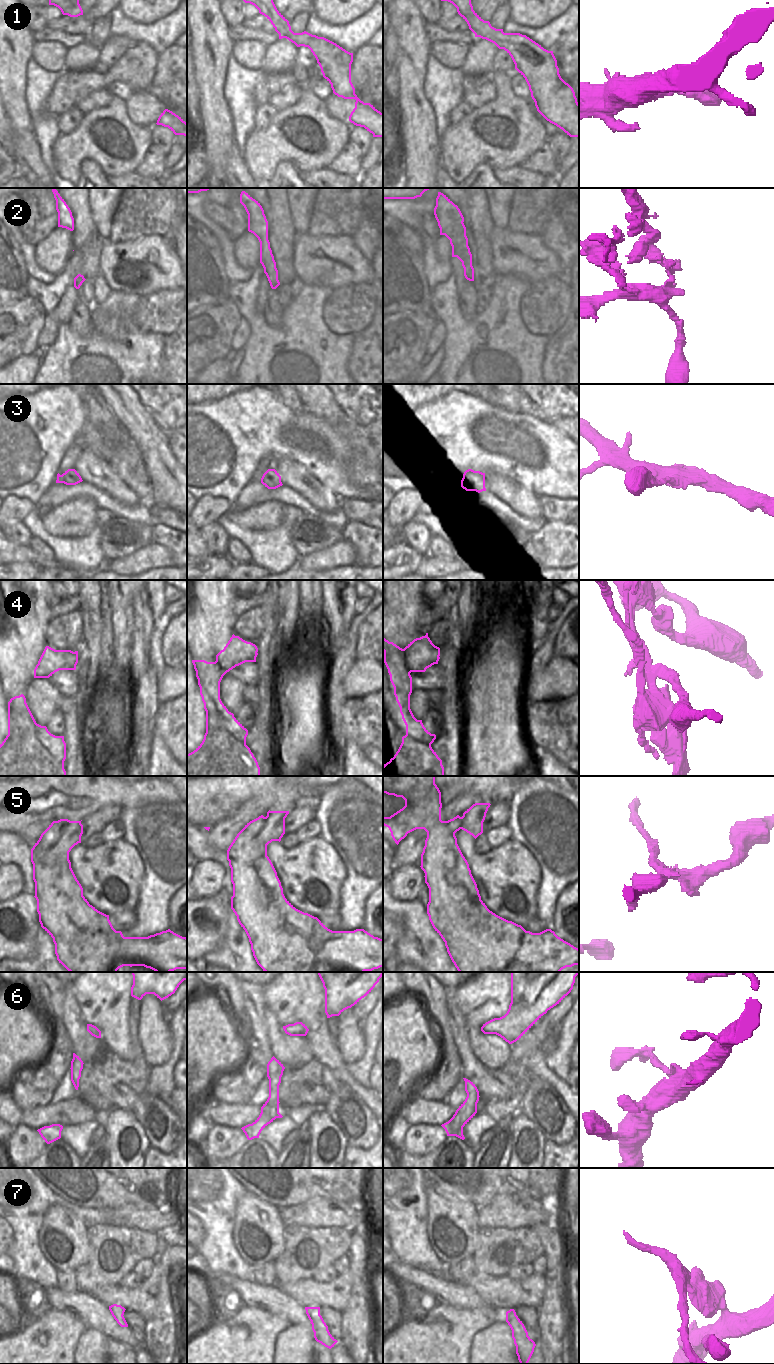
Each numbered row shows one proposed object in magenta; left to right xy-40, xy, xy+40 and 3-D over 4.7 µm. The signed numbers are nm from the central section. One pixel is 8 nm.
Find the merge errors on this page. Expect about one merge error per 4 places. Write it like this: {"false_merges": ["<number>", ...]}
{"false_merges": ["2", "4", "5", "7"]}

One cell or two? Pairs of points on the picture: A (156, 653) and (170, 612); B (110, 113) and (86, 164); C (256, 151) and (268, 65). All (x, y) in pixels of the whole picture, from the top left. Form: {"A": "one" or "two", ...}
{"A": "one", "B": "two", "C": "two"}

